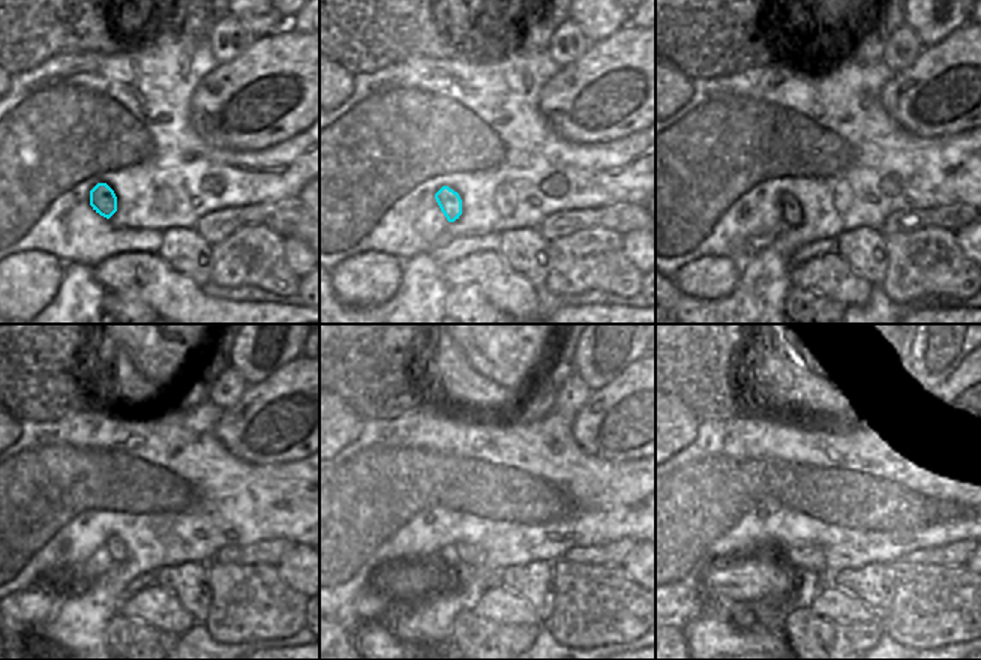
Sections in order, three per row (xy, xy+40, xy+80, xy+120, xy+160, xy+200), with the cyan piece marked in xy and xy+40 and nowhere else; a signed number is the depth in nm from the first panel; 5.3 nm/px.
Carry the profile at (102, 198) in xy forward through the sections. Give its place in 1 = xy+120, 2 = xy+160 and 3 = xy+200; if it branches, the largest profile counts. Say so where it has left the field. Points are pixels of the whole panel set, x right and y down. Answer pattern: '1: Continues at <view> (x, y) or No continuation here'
1: Continues at xy+120 (116, 548)
2: Continues at xy+160 (459, 554)
3: Continues at xy+200 (809, 558)

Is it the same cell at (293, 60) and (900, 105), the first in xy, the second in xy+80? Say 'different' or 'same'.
same

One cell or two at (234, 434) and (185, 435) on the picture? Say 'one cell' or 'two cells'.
two cells

